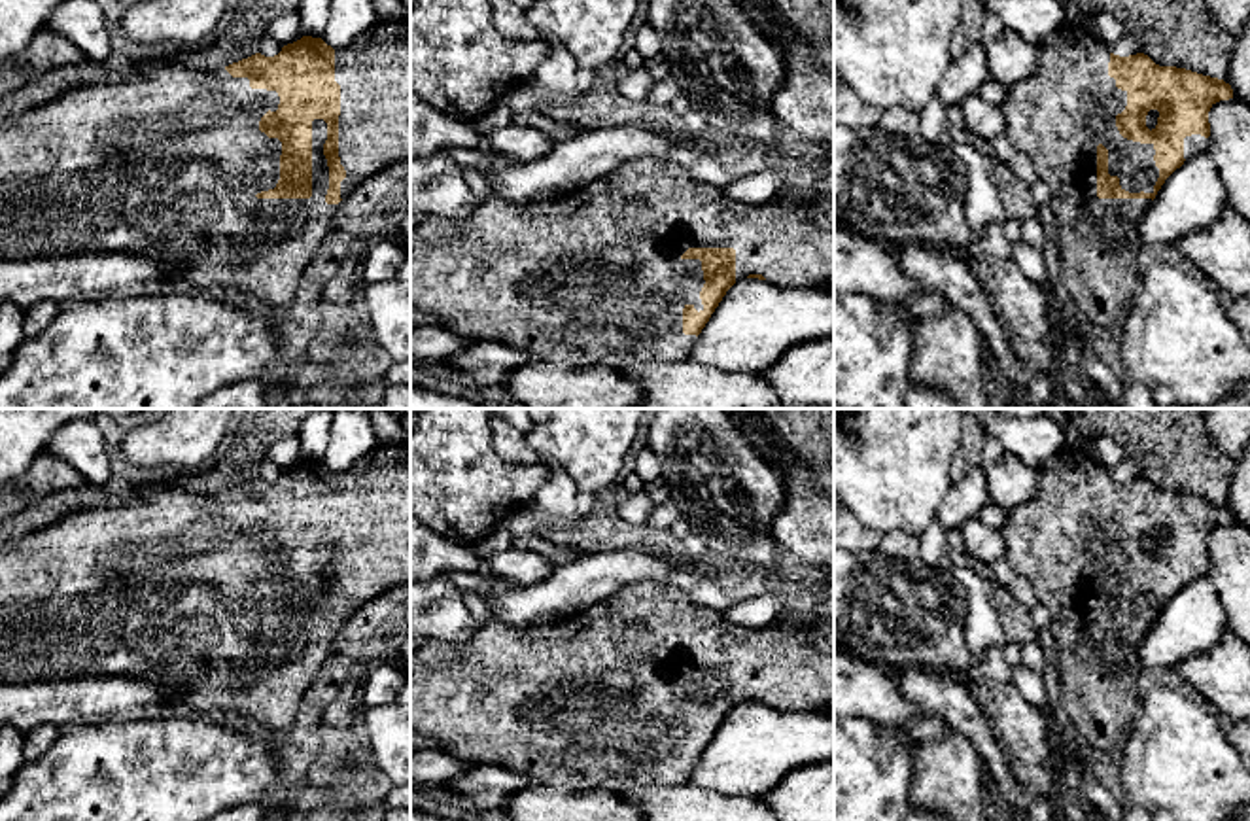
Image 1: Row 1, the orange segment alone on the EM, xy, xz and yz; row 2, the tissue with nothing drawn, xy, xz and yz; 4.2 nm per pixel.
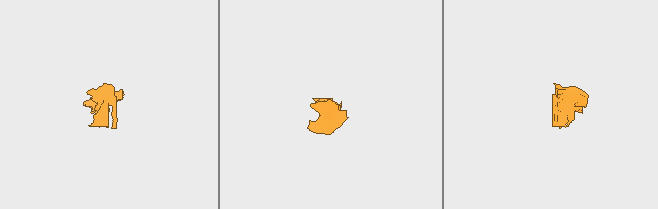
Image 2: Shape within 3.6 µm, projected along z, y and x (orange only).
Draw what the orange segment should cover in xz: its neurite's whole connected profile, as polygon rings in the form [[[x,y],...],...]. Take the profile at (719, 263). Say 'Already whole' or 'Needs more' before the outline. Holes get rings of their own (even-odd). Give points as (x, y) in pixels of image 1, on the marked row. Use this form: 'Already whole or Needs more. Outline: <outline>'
Needs more. Outline: [[[637,157],[626,161],[605,178],[584,183],[552,202],[533,202],[514,206],[497,197],[478,201],[469,218],[425,216],[410,229],[410,303],[441,320],[448,331],[477,342],[494,341],[528,352],[533,359],[558,363],[564,367],[615,367],[626,369],[641,361],[679,363],[688,359],[688,352],[698,335],[726,291],[741,278],[766,280],[779,288],[825,289],[834,284],[834,202],[811,199],[807,202],[773,197],[762,204],[738,202],[722,193],[720,187],[692,178],[686,166],[662,157]]]

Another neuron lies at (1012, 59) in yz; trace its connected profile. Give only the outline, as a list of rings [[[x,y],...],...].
[[[1006,26],[985,49],[991,79],[1006,89],[1029,79],[1036,72],[1038,45]]]

